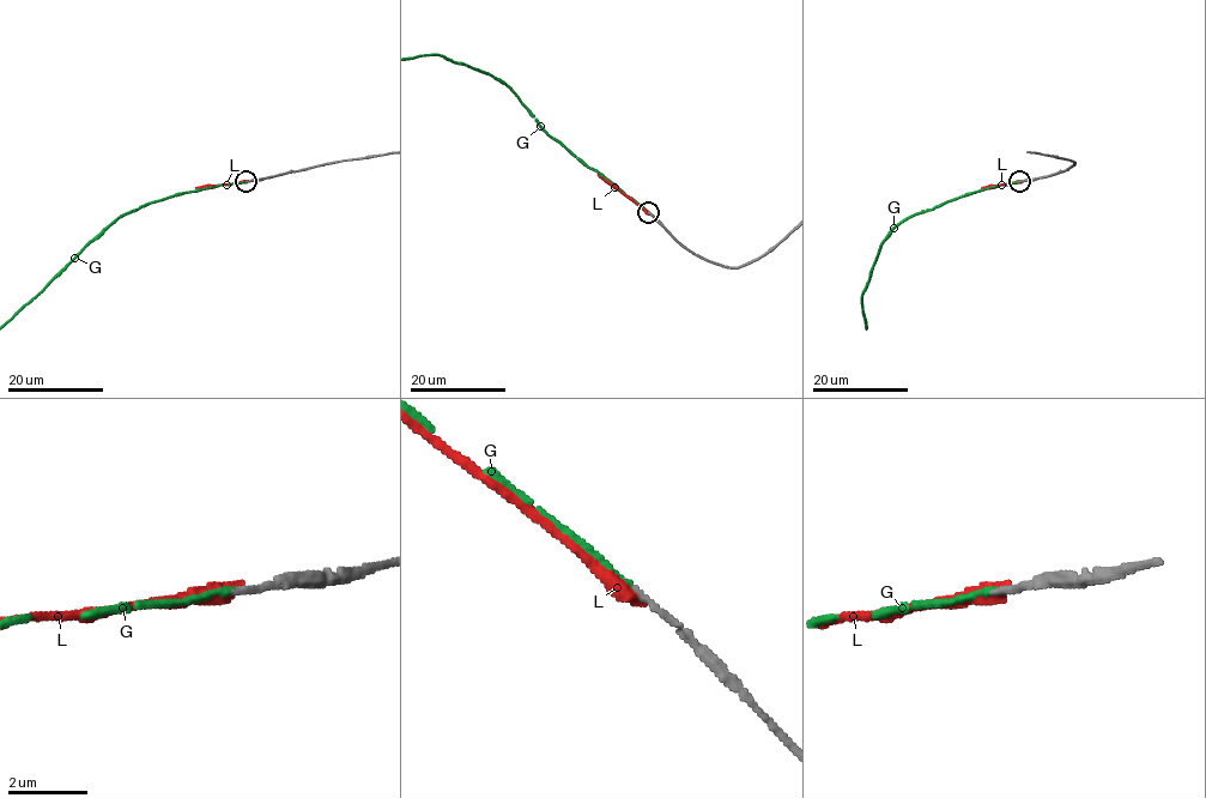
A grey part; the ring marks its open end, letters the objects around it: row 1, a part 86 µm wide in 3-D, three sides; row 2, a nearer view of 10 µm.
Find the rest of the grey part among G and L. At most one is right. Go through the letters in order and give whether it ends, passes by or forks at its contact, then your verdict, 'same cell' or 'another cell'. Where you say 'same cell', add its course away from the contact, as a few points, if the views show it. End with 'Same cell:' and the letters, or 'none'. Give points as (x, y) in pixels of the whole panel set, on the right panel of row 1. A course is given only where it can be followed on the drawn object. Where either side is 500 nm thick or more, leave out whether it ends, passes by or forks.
G: it ends; same cell
L: it ends; another cell
Same cell: G

